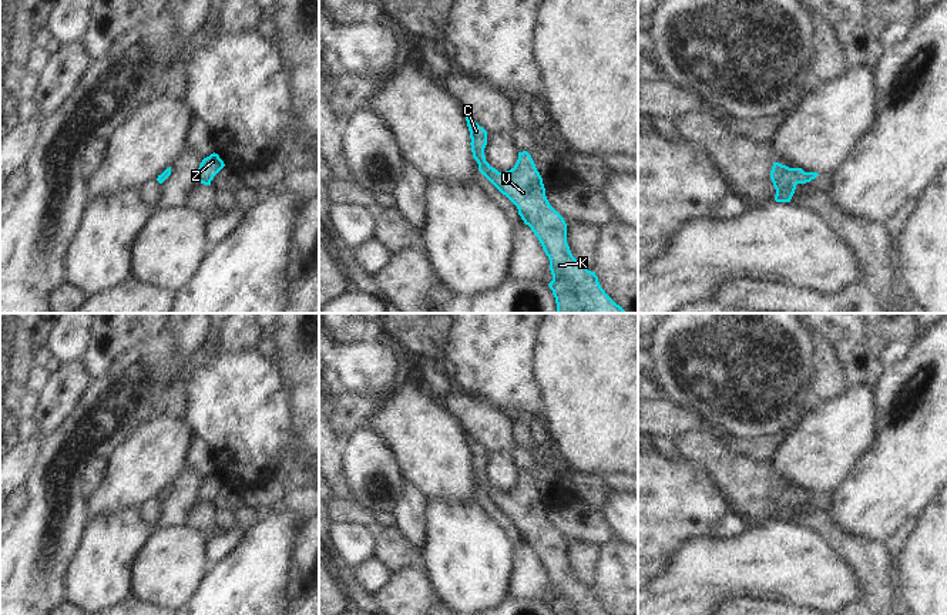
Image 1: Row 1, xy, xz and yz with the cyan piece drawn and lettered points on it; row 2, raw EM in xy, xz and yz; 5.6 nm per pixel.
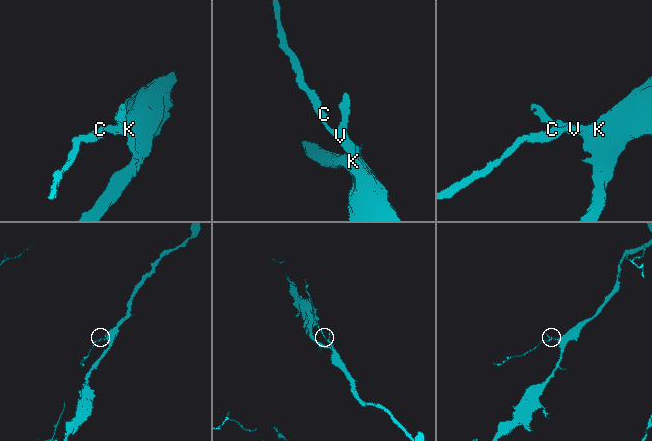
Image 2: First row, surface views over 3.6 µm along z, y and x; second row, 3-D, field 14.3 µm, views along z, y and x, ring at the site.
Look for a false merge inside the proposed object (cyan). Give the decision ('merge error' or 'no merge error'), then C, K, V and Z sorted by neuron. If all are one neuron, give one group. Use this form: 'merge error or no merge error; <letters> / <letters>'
no merge error; C K V Z

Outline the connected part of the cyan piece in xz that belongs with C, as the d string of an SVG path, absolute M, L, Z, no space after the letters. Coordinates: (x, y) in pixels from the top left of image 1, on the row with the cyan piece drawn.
M467 114L466 121L478 171L517 206L550 259L553 280L548 286L555 298L557 313L627 313L605 293L595 272L572 256L567 243L567 224L550 205L531 155L518 152L516 165L498 172L486 161L487 131Z

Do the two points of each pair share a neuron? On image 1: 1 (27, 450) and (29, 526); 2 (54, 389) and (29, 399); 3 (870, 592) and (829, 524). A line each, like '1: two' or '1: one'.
1: two
2: two
3: one

